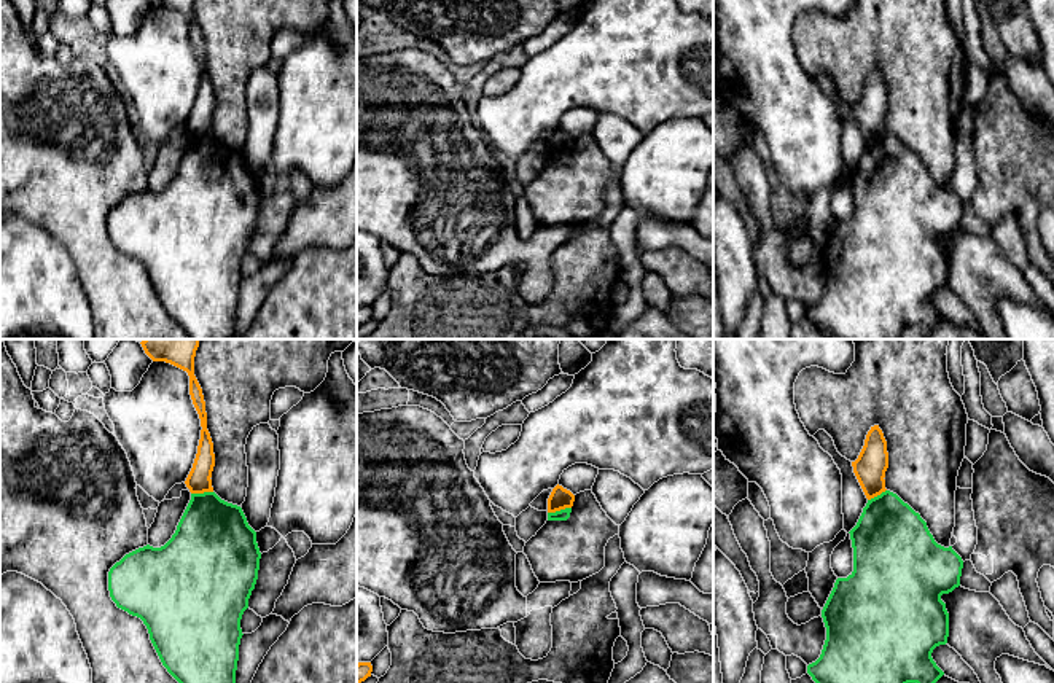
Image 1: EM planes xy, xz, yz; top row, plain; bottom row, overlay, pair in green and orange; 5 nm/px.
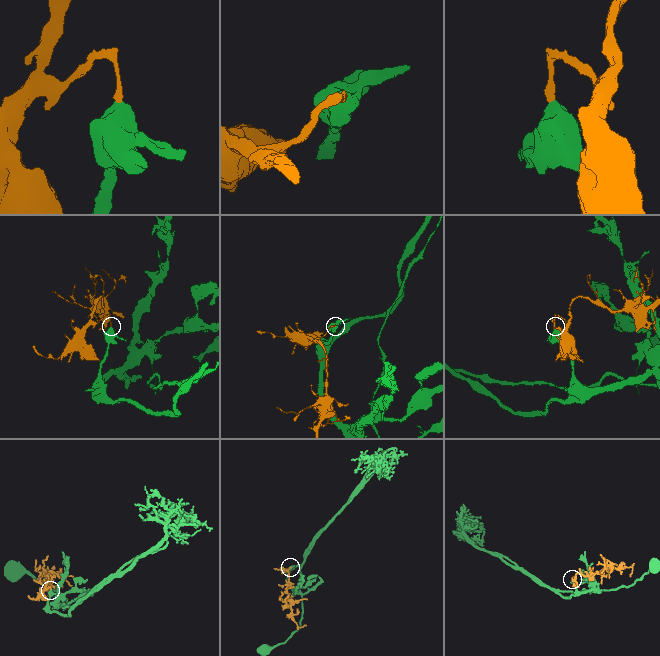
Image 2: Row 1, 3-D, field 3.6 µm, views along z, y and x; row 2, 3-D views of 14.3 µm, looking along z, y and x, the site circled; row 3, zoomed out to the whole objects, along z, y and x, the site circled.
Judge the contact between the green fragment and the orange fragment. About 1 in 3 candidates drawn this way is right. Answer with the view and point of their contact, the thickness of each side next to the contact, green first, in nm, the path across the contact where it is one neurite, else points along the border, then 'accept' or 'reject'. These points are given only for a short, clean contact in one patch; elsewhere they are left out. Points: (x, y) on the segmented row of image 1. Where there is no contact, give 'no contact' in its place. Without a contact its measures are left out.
xz (561, 510) | 60/110 nm | along xz (570, 507), (548, 513) | reject

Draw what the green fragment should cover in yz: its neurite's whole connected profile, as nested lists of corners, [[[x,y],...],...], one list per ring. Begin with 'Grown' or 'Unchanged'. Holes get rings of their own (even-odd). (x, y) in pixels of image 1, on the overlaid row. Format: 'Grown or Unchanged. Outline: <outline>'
Unchanged. Outline: [[[890,490],[868,500],[849,533],[853,572],[836,580],[822,610],[826,640],[807,673],[815,683],[936,683],[944,672],[931,653],[949,637],[941,595],[960,586],[962,557],[938,544],[920,514]]]

